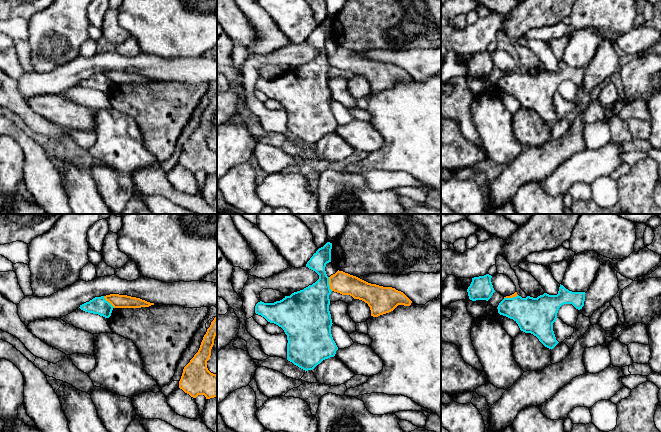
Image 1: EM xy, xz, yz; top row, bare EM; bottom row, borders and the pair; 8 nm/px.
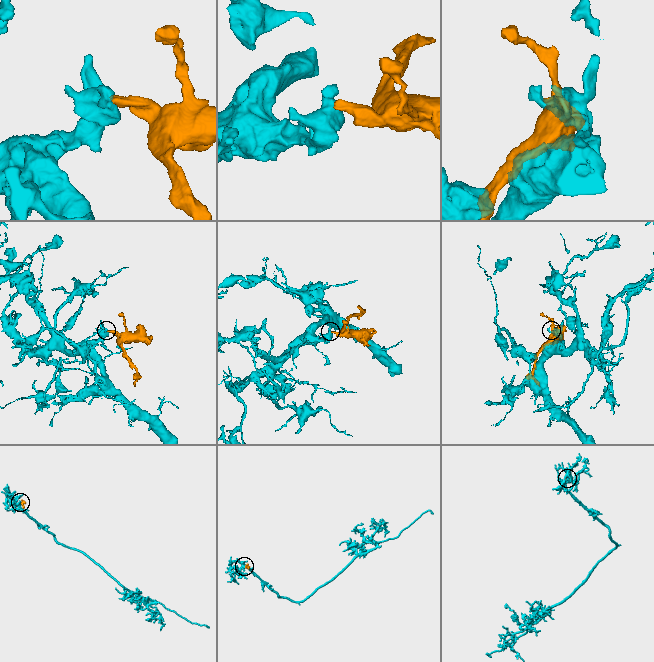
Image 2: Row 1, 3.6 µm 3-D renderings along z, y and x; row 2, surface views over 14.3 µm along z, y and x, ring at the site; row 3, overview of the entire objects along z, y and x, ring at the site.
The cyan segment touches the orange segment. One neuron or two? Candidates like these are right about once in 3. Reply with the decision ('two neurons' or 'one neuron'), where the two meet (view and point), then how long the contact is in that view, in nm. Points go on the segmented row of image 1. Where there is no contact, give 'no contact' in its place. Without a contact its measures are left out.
two neurons | xz (328, 284) | 120 nm

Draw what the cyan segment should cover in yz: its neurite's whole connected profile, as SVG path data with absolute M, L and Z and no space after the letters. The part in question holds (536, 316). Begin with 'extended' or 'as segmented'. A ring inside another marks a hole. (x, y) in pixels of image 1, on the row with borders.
as segmented; M560 284L557 295L543 295L533 298L504 298L498 305L498 313L513 319L520 330L531 333L547 348L553 349L559 342L556 340L553 323L557 319L559 308L572 304L580 310L584 306L585 292L572 292Z

